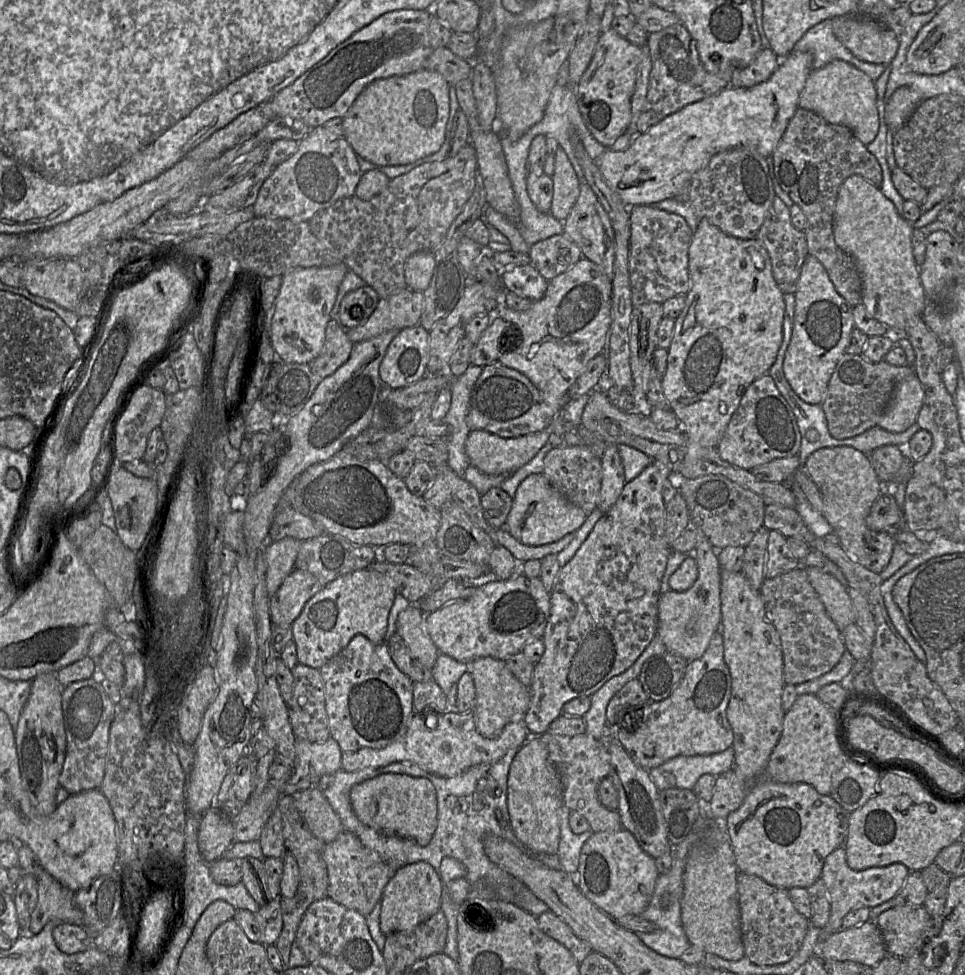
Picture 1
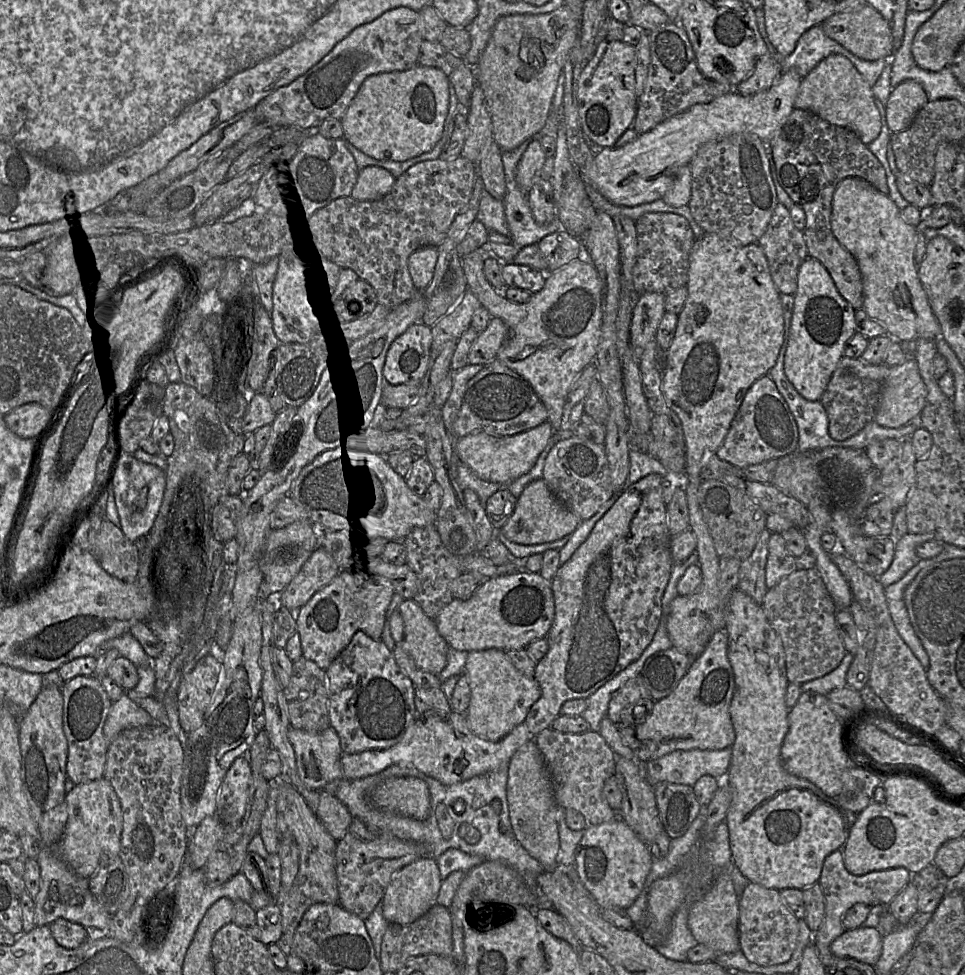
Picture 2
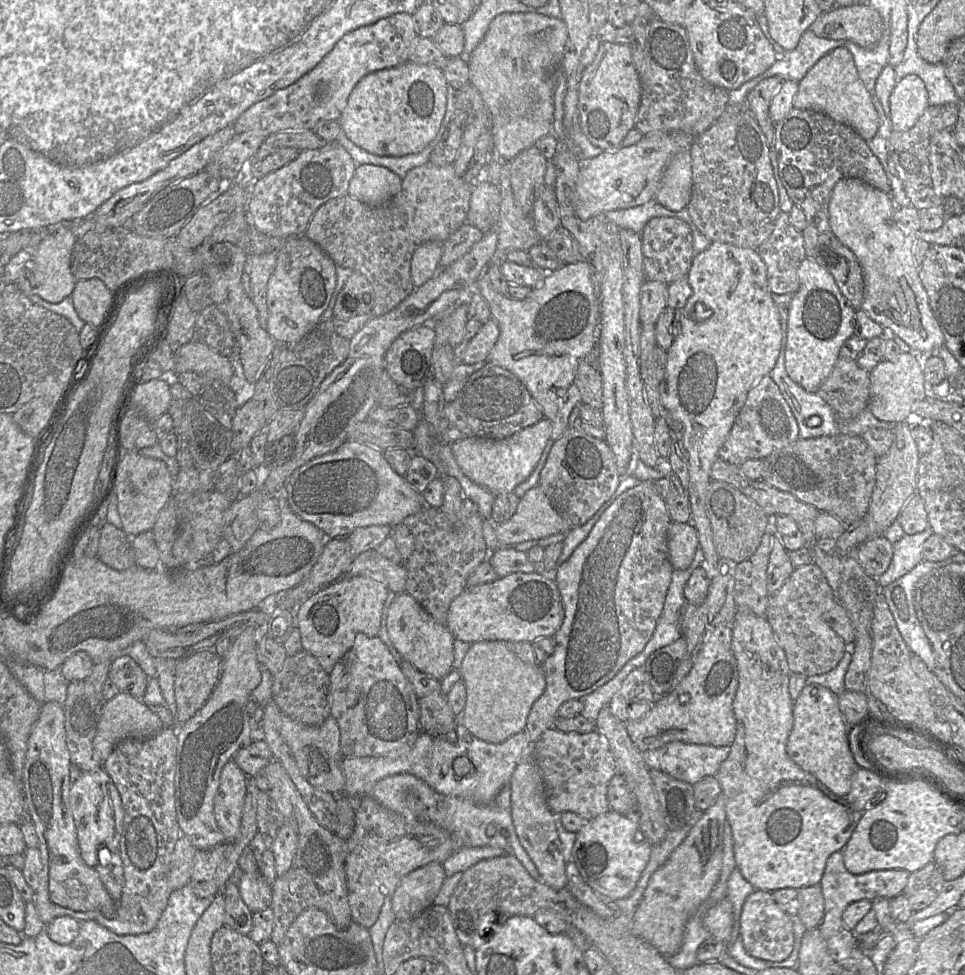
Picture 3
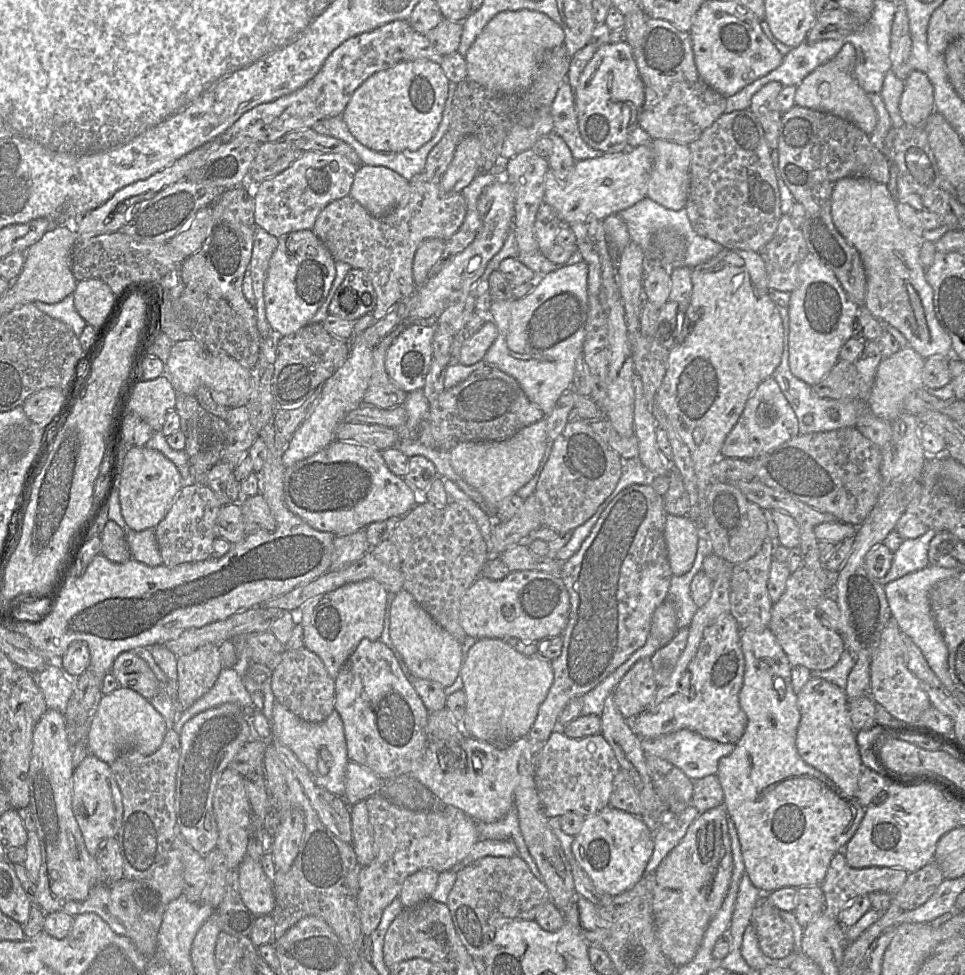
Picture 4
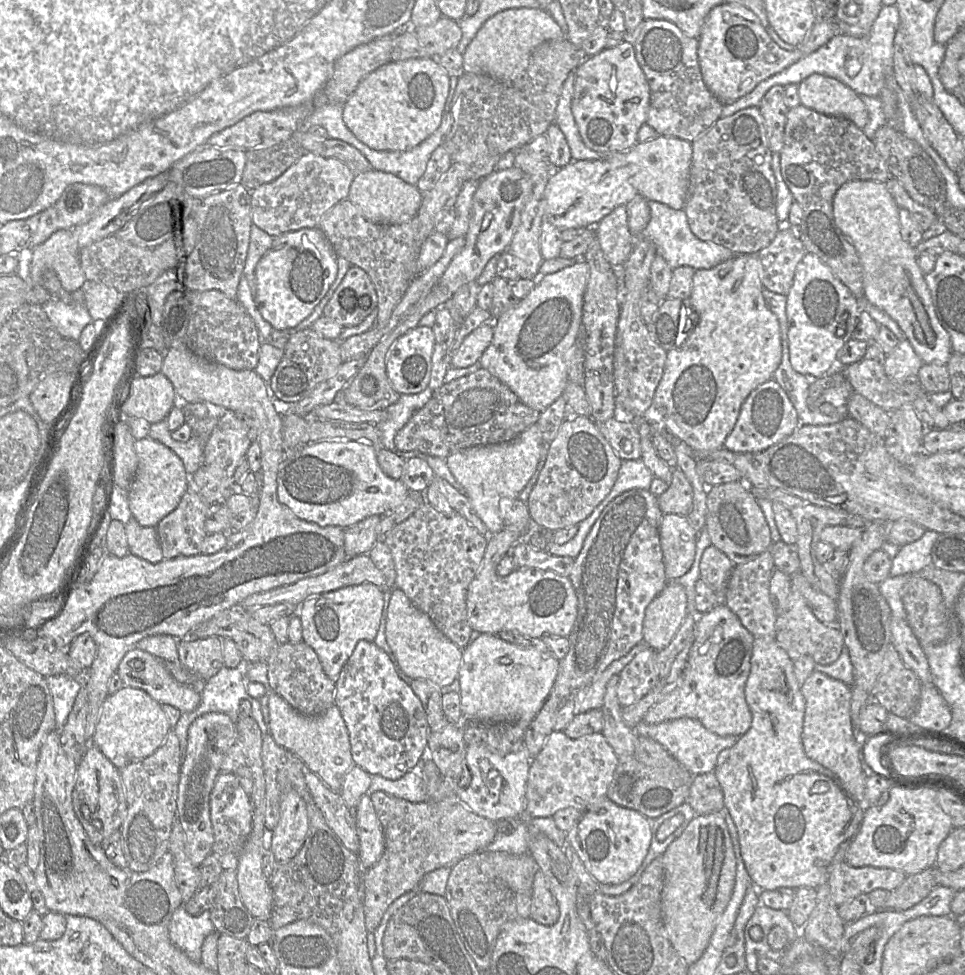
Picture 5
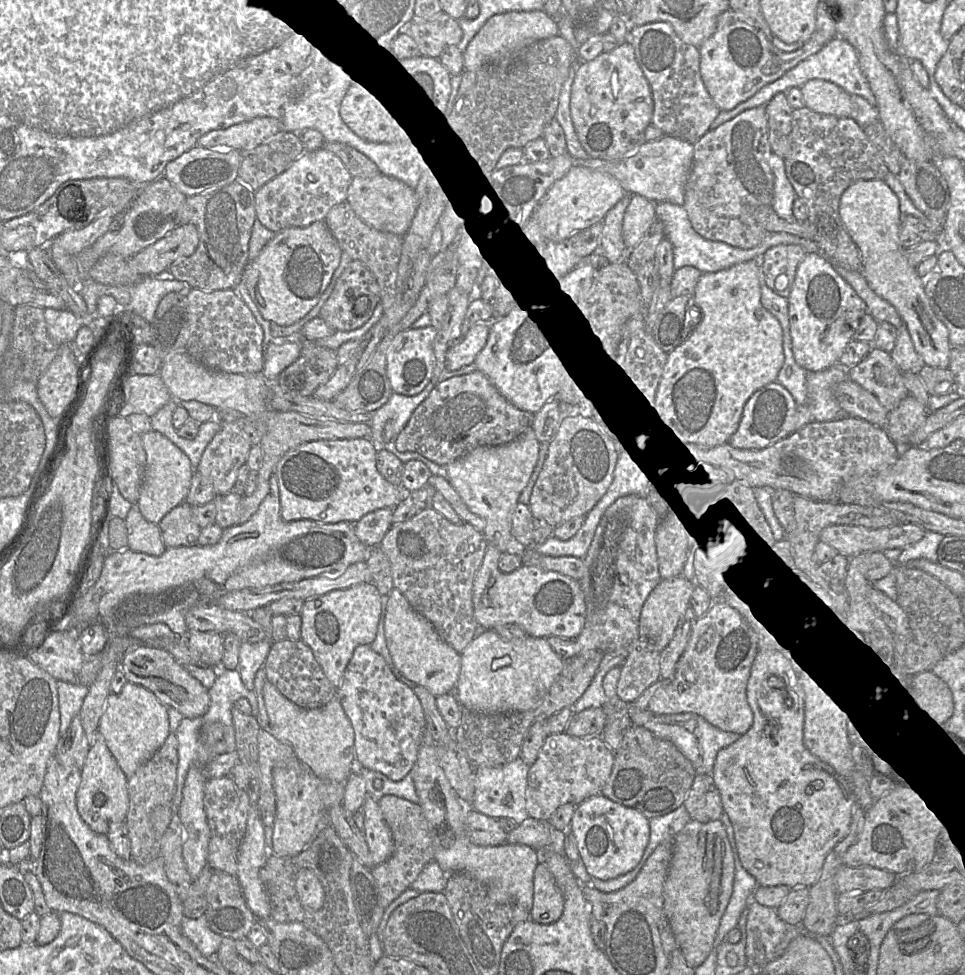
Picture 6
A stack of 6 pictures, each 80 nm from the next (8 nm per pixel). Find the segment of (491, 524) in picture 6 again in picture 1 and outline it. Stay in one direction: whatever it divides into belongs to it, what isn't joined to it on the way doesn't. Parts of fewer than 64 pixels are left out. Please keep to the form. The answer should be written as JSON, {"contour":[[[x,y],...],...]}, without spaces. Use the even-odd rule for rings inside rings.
{"contour":[[[547,429],[520,436],[501,438],[487,431],[471,431],[465,442],[465,451],[471,465],[484,473],[512,475],[527,464],[548,442]]]}

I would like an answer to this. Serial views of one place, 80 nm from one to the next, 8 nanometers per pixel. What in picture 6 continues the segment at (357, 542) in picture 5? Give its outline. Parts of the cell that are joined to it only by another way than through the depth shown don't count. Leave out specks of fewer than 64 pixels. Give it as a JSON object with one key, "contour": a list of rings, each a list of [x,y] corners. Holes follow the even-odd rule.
{"contour":[[[380,508],[365,514],[355,523],[359,540],[369,547],[379,546],[392,525],[393,508]]]}

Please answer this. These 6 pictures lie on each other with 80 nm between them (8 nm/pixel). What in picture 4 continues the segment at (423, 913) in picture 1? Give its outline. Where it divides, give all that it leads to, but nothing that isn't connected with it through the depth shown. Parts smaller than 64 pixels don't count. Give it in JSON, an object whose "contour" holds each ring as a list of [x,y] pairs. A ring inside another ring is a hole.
{"contour":[[[423,869],[410,875],[403,883],[398,898],[403,908],[413,907],[431,897],[438,882],[439,873]]]}

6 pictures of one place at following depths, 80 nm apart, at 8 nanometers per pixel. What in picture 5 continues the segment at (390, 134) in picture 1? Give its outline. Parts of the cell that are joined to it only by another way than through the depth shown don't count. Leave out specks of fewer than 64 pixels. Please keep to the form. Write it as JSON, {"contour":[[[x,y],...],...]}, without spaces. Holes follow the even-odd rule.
{"contour":[[[437,58],[389,62],[364,77],[343,105],[342,120],[363,144],[376,151],[407,151],[440,125],[450,80]]]}

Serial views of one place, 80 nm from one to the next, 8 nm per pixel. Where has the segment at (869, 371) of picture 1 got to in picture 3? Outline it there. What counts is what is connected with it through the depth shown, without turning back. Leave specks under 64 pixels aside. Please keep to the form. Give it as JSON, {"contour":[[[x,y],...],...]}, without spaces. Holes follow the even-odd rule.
{"contour":[[[840,357],[831,374],[818,390],[818,395],[833,409],[837,422],[846,422],[868,408],[870,400],[870,372],[861,368],[856,360]]]}

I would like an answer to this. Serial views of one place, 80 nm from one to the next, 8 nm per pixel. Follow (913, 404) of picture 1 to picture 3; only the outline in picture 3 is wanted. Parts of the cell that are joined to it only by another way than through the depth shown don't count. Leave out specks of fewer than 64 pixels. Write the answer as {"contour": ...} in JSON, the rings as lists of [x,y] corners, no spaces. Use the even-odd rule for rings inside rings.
{"contour":[[[902,352],[897,360],[882,360],[870,373],[870,400],[868,409],[880,421],[898,424],[912,421],[912,406],[924,400],[931,391],[923,373],[923,358],[917,353]]]}

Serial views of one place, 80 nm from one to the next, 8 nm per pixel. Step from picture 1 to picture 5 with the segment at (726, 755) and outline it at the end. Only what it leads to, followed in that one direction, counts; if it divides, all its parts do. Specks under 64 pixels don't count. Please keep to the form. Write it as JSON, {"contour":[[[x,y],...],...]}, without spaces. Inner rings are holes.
{"contour":[[[686,717],[658,724],[641,721],[634,730],[638,736],[649,737],[661,744],[694,776],[714,772],[719,754],[734,746],[739,738],[736,736],[721,737],[707,730],[700,721]]]}

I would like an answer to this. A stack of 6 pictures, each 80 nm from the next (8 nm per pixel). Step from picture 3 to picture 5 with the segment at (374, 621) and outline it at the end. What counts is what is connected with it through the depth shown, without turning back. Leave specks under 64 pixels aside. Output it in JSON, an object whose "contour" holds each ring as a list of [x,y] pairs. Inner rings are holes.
{"contour":[[[371,582],[346,586],[313,596],[299,606],[297,615],[301,618],[303,641],[316,652],[325,674],[332,682],[336,683],[342,668],[360,640],[375,640],[380,627],[383,607],[384,591]]]}

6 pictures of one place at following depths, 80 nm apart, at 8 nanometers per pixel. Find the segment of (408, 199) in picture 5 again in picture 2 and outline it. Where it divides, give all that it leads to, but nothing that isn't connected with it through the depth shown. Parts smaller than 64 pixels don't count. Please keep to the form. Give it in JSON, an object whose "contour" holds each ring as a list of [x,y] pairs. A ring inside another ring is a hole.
{"contour":[[[365,167],[359,170],[350,196],[358,201],[378,200],[391,191],[395,180],[396,178],[383,168]]]}

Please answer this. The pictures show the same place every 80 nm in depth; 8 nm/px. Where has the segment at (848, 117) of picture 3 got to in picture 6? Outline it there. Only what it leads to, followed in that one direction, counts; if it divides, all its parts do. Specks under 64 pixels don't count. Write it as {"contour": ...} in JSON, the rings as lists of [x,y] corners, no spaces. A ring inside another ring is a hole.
{"contour":[[[811,79],[800,89],[804,106],[808,109],[820,114],[852,118],[854,105],[851,95],[838,85],[821,79]]]}

